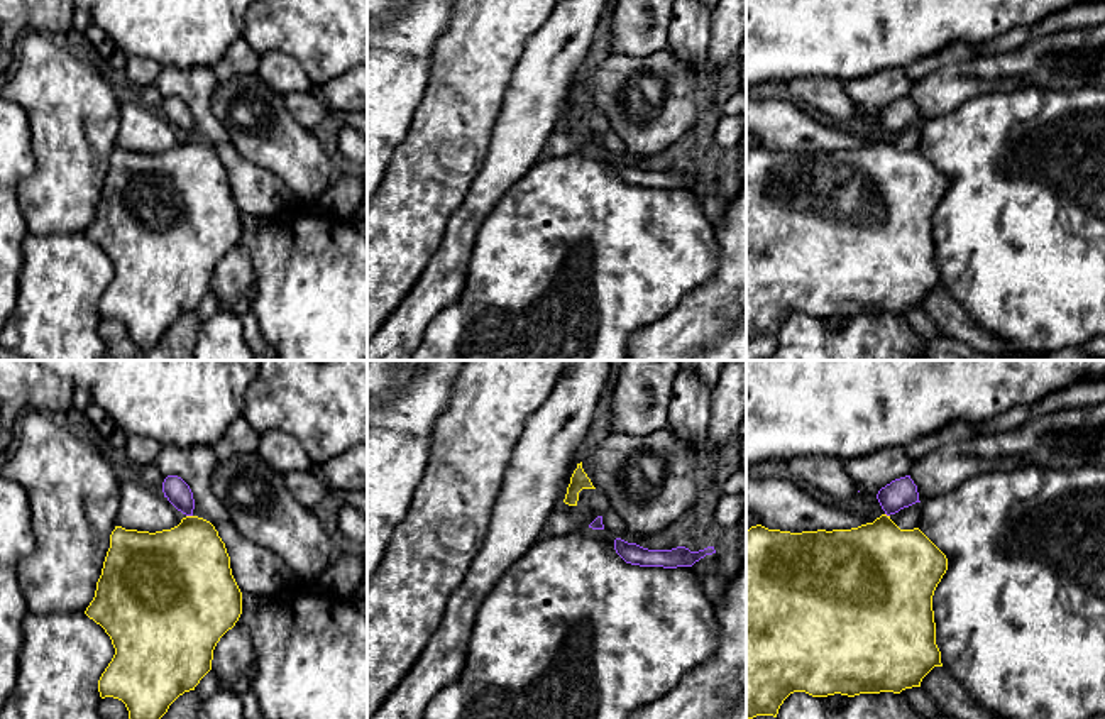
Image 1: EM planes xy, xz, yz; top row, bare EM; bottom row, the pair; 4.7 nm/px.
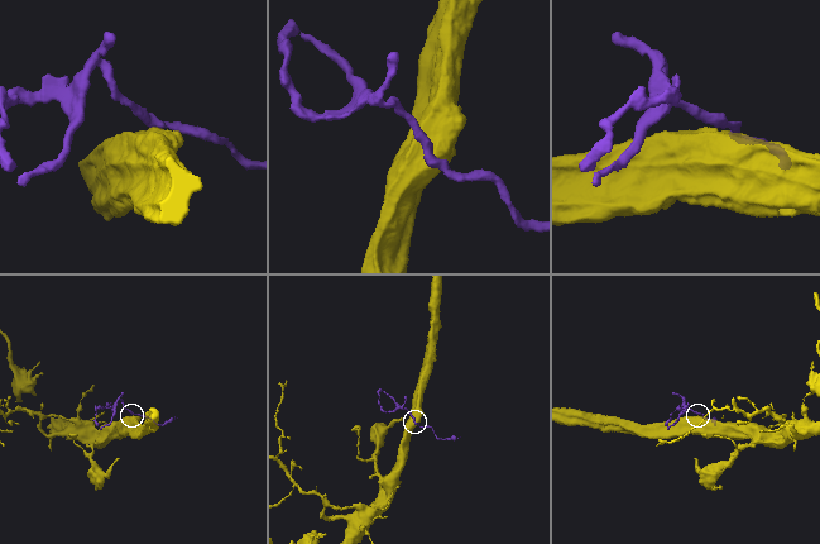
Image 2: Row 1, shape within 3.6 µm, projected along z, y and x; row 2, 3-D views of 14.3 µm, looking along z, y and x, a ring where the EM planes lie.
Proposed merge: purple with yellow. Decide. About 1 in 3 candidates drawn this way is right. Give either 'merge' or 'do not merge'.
do not merge

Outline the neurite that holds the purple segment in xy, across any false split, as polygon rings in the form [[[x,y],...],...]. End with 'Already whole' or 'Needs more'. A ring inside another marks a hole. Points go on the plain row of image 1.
[[[168,96],[162,103],[164,118],[183,135],[193,137],[195,120],[190,107],[178,96]]]. Already whole

